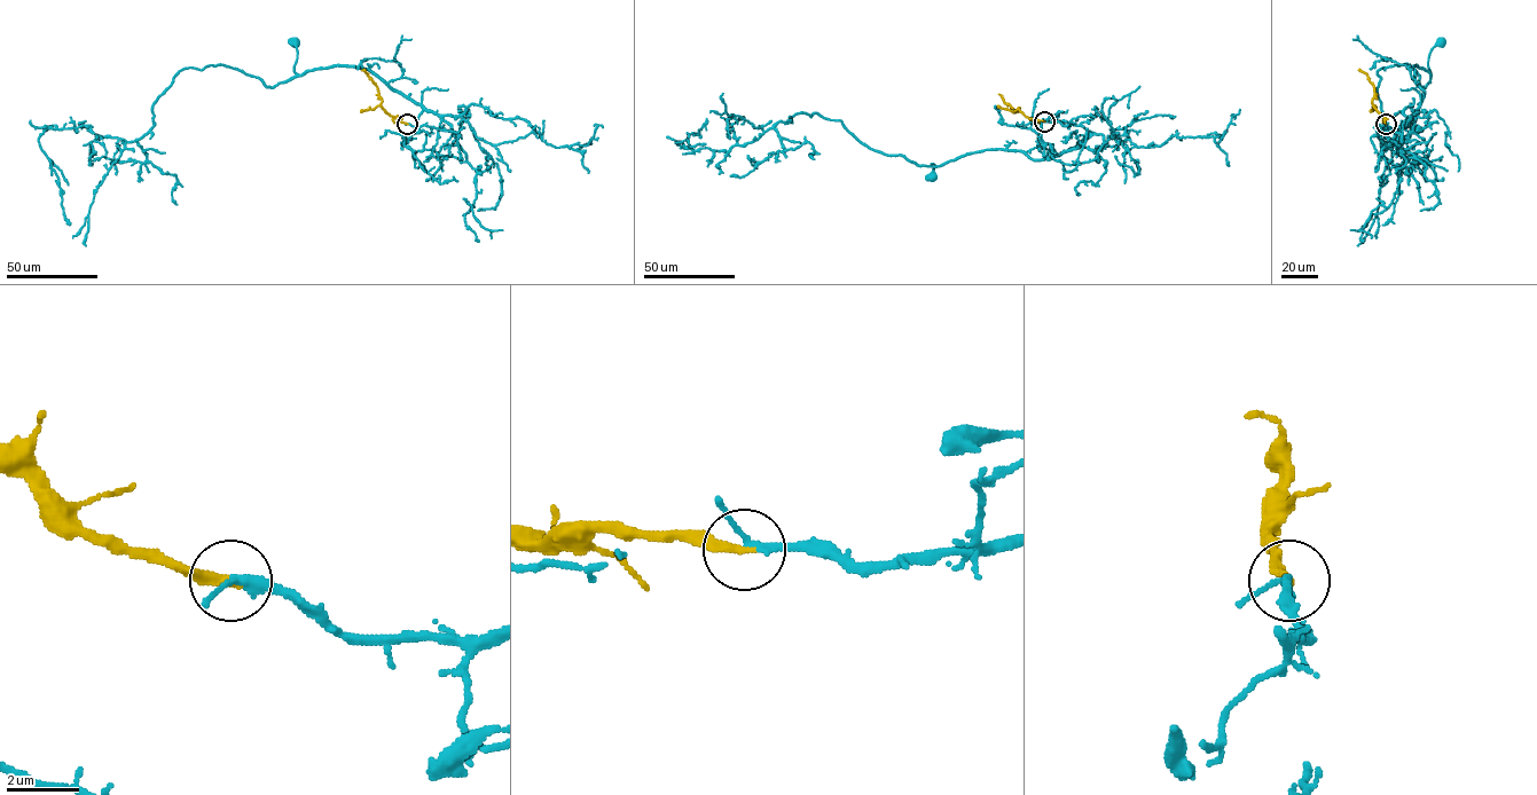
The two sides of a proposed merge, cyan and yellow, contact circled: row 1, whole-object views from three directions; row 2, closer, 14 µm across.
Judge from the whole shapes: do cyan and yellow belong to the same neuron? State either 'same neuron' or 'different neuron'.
same neuron

